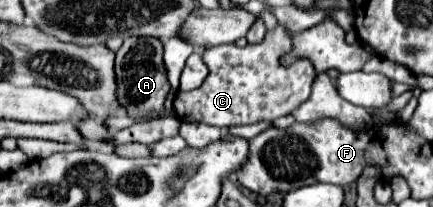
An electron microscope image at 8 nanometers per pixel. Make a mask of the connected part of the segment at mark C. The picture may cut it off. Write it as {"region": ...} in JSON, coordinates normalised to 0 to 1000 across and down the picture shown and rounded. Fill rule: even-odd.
{"region":[[[640,130],[598,217],[497,217],[464,246],[464,285],[483,324],[483,362],[464,420],[446,440],[413,440],[400,527],[418,585],[473,594],[497,614],[575,604],[598,585],[635,585],[649,556],[672,546],[718,459],[718,401],[727,333],[714,295],[686,295],[672,324],[649,324],[644,275],[672,237],[667,159]]]}

